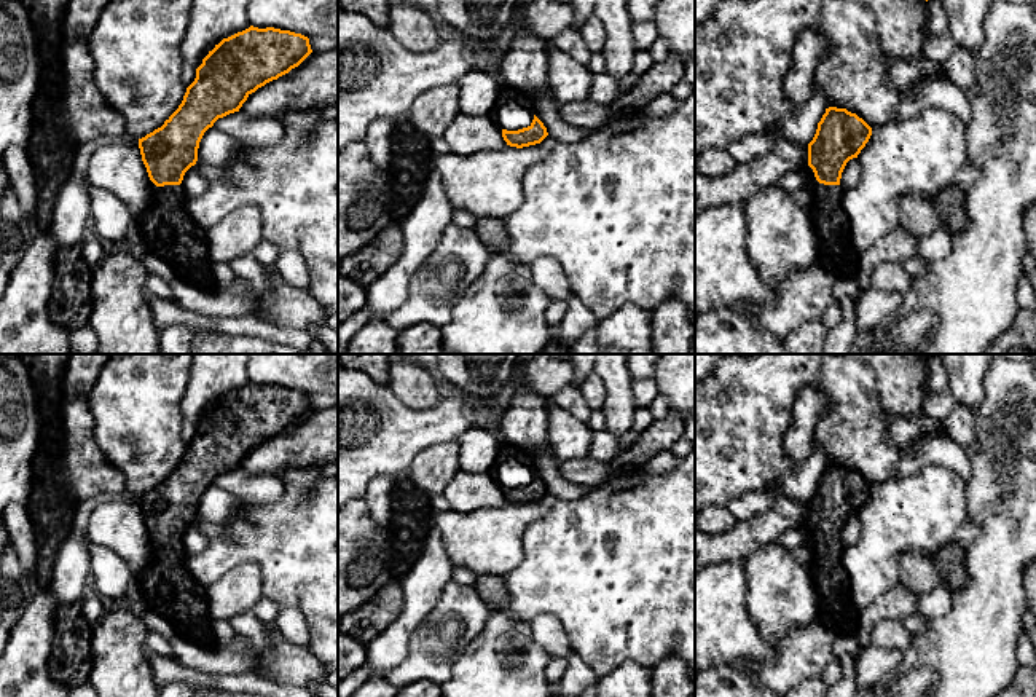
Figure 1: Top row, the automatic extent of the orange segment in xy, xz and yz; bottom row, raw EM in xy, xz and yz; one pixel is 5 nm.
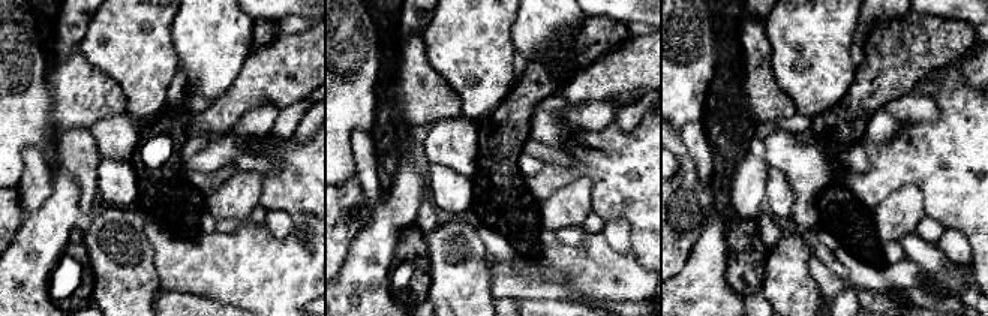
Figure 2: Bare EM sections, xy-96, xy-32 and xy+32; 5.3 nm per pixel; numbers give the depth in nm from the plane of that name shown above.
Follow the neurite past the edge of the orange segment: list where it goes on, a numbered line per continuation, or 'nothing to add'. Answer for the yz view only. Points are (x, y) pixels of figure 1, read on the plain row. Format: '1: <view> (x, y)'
1: yz (835, 610)

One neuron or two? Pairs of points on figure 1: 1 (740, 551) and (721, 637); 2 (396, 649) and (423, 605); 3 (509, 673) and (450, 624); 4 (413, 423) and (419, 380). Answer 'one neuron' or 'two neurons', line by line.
1: two neurons
2: one neuron
3: two neurons
4: two neurons

